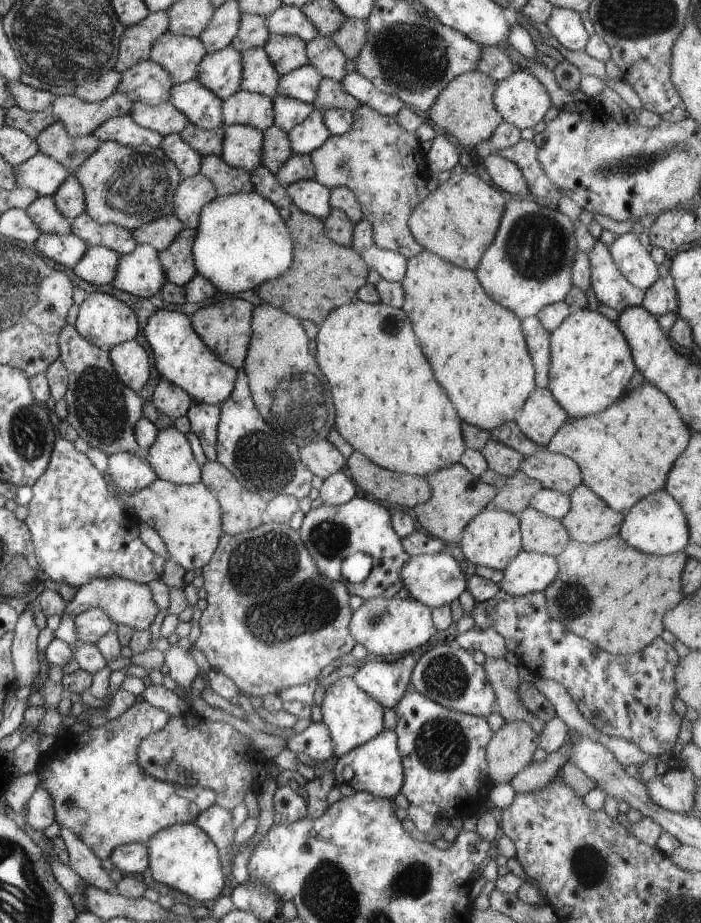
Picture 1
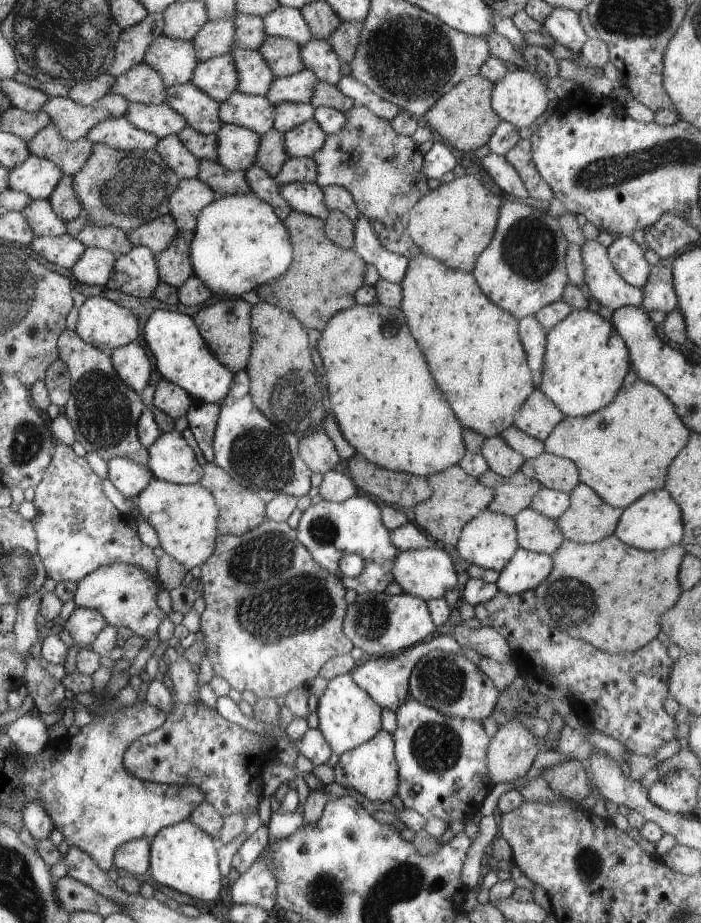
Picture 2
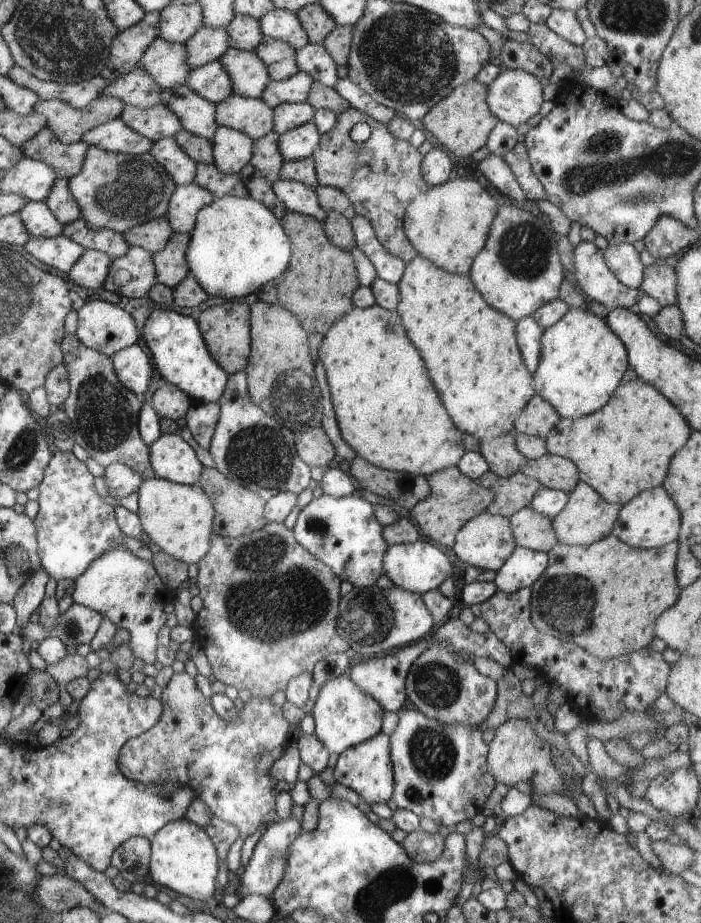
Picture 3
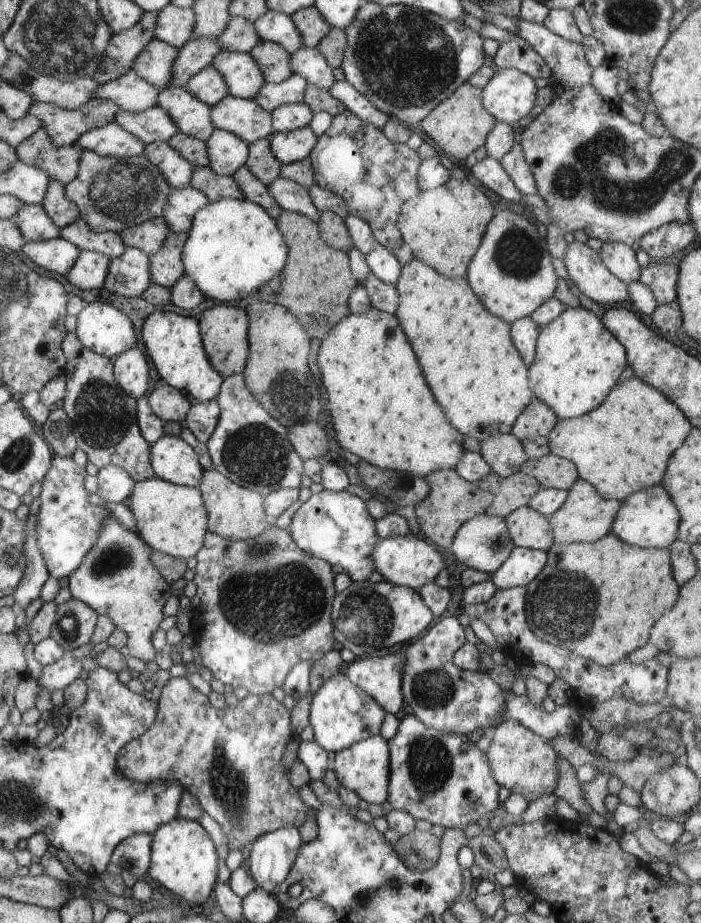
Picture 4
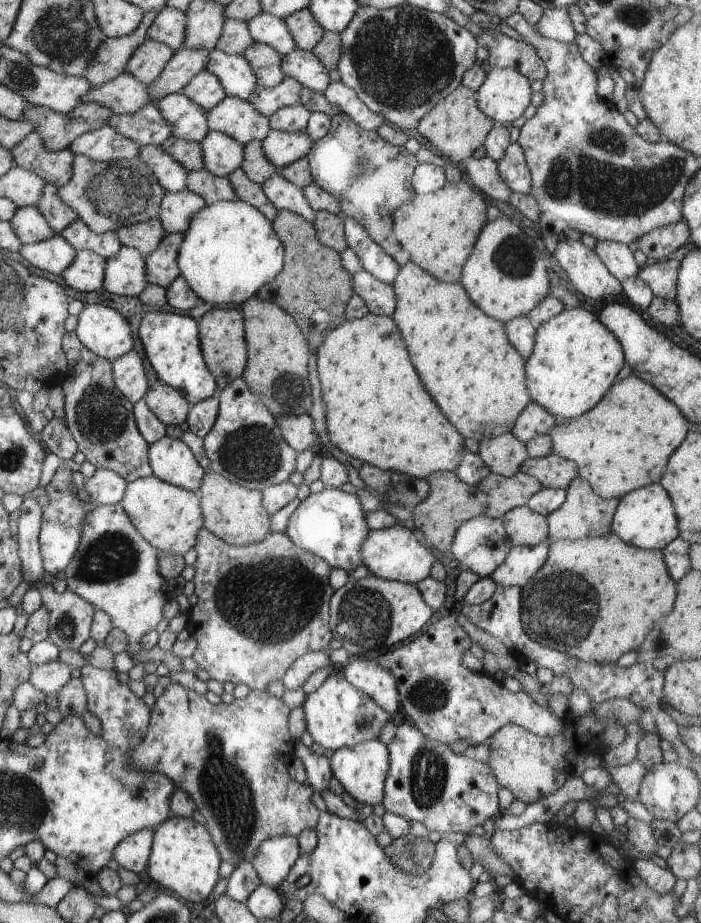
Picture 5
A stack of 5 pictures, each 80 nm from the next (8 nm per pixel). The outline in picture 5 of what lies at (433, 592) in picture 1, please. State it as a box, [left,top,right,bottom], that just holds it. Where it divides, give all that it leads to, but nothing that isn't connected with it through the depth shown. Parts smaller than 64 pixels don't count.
[360,525,436,585]

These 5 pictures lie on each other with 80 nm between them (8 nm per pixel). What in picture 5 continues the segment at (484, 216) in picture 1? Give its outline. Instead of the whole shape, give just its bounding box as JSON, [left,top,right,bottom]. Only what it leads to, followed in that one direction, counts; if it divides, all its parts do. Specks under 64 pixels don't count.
[392,182,486,283]

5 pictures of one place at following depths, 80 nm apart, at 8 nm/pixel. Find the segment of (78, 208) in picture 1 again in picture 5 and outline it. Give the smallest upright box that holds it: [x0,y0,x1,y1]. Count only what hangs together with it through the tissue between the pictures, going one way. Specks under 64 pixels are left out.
[35,183,78,235]

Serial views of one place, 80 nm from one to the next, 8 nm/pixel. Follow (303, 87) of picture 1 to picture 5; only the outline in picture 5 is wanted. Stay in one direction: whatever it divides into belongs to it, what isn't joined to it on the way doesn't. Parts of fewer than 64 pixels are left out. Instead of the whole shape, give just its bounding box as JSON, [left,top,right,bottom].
[248,77,303,117]

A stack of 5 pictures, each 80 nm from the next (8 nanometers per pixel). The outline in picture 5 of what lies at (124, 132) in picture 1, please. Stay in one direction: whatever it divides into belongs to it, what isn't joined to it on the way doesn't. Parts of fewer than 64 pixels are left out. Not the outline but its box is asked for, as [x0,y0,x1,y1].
[68,124,140,163]

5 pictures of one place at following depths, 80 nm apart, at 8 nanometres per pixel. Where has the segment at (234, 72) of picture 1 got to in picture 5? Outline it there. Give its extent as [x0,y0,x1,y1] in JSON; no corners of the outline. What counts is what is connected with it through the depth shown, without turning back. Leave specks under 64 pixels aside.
[181,70,227,110]

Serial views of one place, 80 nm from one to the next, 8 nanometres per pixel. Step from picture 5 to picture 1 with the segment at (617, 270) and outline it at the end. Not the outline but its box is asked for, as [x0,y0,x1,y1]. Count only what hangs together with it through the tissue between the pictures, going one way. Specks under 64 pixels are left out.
[609,232,659,290]

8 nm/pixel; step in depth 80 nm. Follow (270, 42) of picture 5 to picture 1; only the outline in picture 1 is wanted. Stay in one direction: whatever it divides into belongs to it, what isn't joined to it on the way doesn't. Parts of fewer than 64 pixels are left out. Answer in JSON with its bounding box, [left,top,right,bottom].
[265,4,318,43]

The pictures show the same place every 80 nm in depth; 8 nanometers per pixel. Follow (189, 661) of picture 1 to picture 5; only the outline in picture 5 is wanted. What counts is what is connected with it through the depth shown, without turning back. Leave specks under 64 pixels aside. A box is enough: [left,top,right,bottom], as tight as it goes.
[131,682,320,864]

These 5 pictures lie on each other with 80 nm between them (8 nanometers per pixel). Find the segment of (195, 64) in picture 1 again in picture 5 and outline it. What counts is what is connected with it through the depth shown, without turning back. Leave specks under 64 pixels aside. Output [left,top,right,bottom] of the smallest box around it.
[125,39,175,85]

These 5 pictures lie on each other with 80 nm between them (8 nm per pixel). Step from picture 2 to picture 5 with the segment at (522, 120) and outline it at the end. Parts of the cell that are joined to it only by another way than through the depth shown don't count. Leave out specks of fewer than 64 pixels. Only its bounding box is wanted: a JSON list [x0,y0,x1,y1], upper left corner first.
[477,69,532,124]

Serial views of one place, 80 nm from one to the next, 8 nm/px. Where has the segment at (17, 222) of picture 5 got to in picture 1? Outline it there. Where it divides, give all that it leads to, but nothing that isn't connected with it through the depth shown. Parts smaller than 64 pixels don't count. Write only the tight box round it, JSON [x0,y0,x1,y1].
[25,197,71,235]

